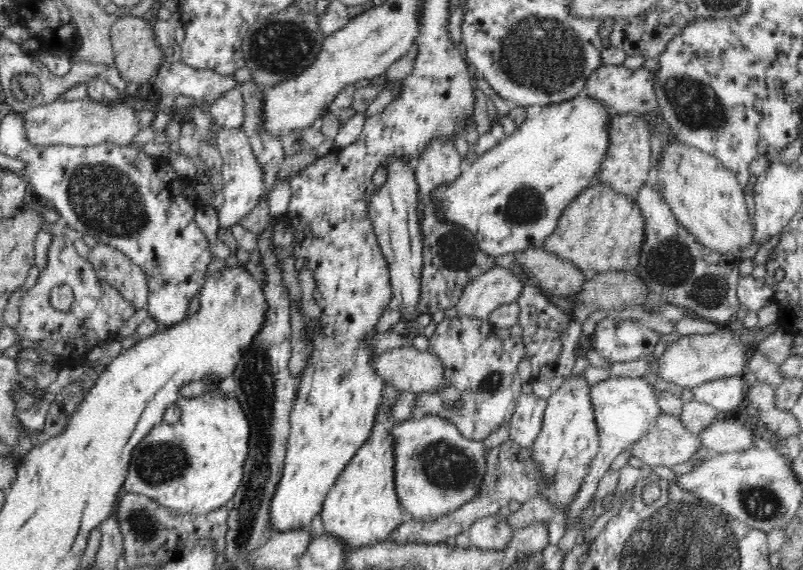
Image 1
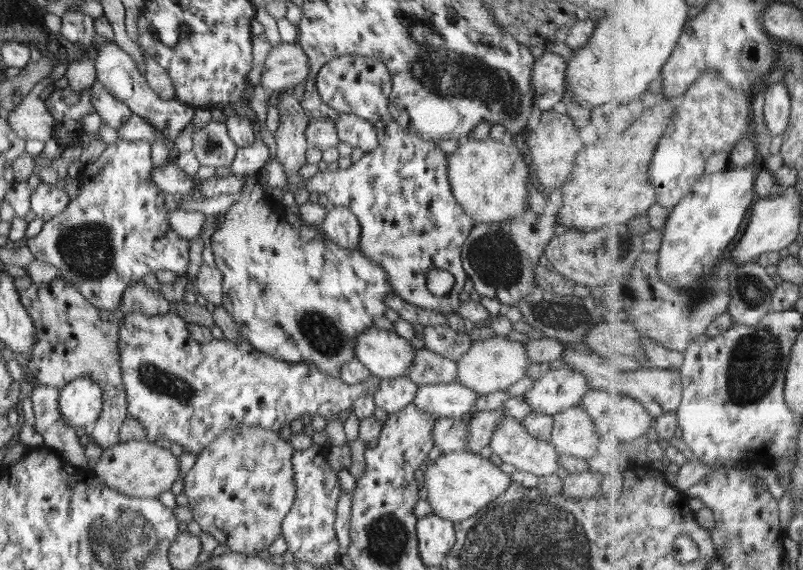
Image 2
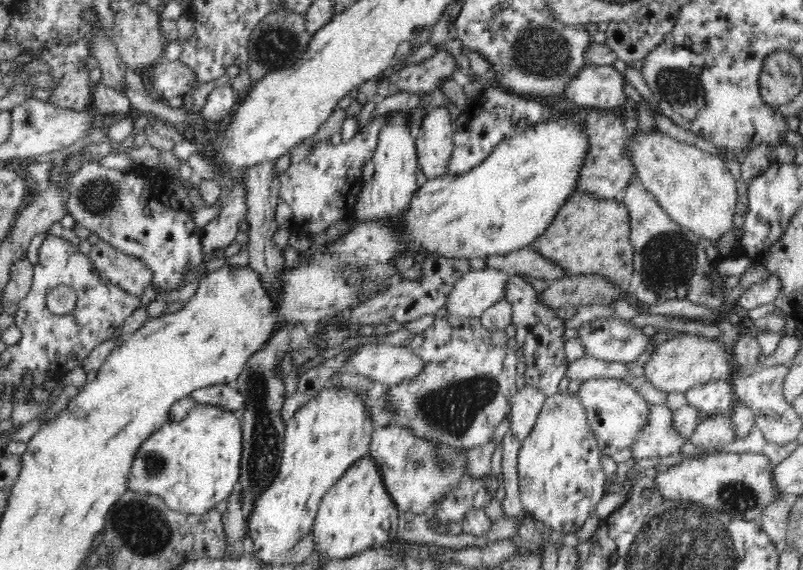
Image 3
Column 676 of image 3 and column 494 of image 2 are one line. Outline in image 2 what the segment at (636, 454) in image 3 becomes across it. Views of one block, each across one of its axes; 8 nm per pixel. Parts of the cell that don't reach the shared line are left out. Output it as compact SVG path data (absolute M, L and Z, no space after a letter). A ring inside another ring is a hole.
M504 416L490 439L492 453L518 471L551 479L561 468L558 462L560 452L550 442L532 438L520 423L511 416Z

